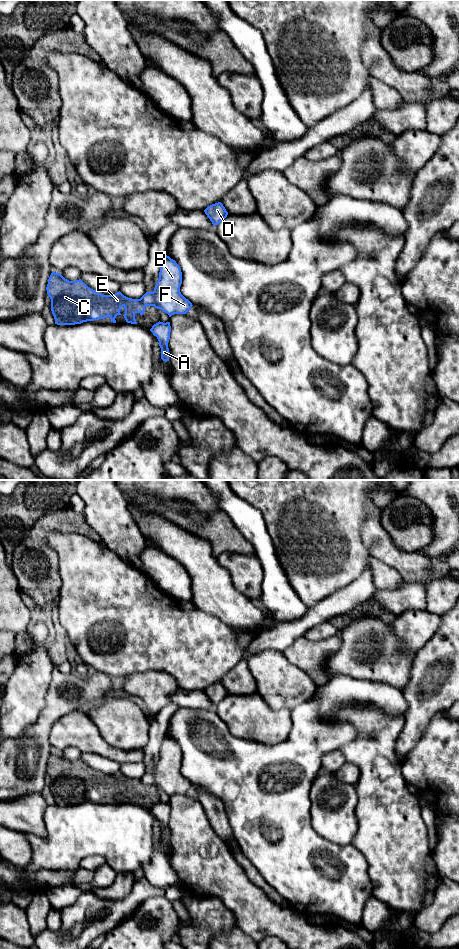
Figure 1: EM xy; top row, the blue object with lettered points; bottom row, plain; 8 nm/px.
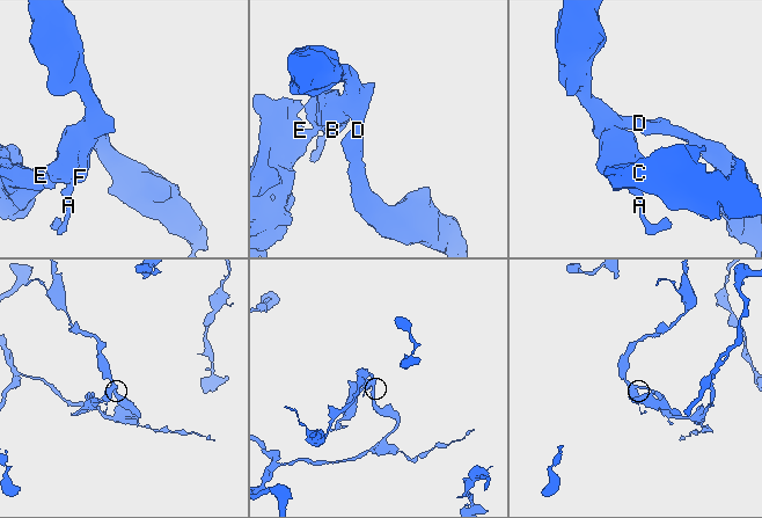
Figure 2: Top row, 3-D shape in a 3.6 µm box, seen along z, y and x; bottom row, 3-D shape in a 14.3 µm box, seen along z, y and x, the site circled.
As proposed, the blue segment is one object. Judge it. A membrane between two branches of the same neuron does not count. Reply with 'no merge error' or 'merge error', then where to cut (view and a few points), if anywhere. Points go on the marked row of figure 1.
merge error; cut xy (139, 299), (146, 305)

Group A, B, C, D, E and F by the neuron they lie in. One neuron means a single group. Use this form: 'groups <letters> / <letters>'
groups A B D F / C E

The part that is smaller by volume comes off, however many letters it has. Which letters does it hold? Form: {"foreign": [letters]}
{"foreign": ["C", "E"]}

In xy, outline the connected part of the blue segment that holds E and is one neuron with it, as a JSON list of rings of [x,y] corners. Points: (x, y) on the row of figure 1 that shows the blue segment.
[[[51,273],[46,287],[48,297],[51,299],[51,311],[57,325],[75,325],[87,321],[104,319],[108,316],[111,322],[116,323],[116,316],[122,315],[120,310],[125,308],[123,315],[127,323],[137,324],[135,314],[144,314],[146,305],[140,299],[124,296],[120,291],[113,295],[103,295],[88,287],[81,279],[69,281],[60,273]]]

